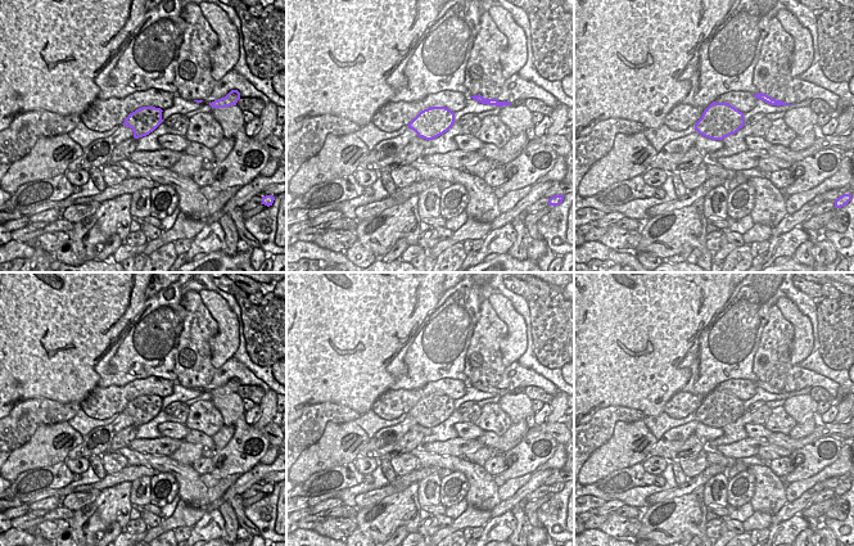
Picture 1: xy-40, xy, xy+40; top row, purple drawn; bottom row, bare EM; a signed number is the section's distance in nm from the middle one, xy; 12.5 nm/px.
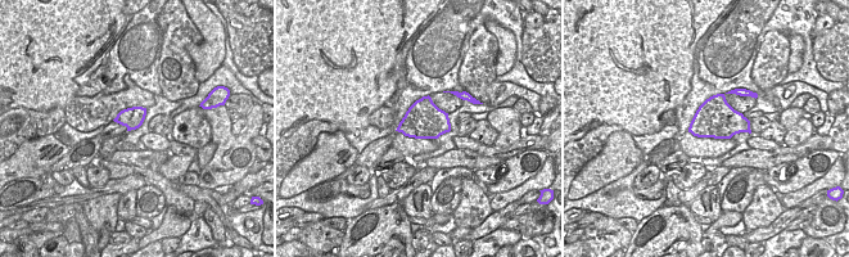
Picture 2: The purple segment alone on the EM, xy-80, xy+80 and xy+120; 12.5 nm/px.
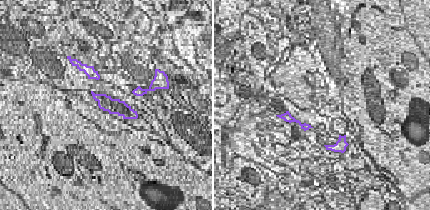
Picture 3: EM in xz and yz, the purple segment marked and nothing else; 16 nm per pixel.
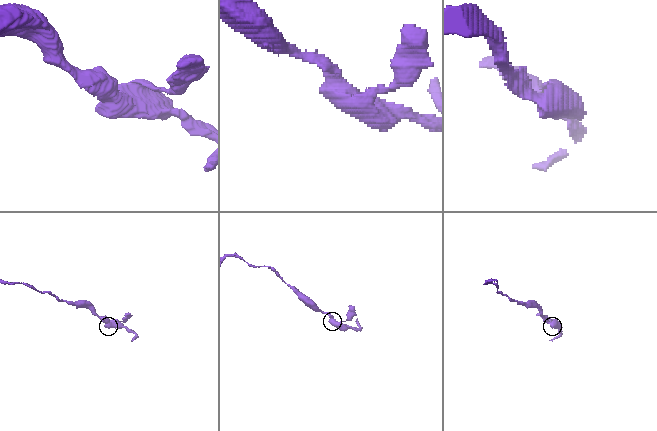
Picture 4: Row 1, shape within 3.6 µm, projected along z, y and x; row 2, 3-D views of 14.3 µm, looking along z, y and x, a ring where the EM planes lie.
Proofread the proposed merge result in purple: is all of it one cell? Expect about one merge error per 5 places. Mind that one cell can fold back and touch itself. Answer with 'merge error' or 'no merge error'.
no merge error

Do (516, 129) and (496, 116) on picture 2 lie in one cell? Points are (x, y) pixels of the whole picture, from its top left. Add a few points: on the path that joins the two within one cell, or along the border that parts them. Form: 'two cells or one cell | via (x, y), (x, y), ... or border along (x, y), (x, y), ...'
two cells | border along (519, 120), (513, 120), (498, 134)

